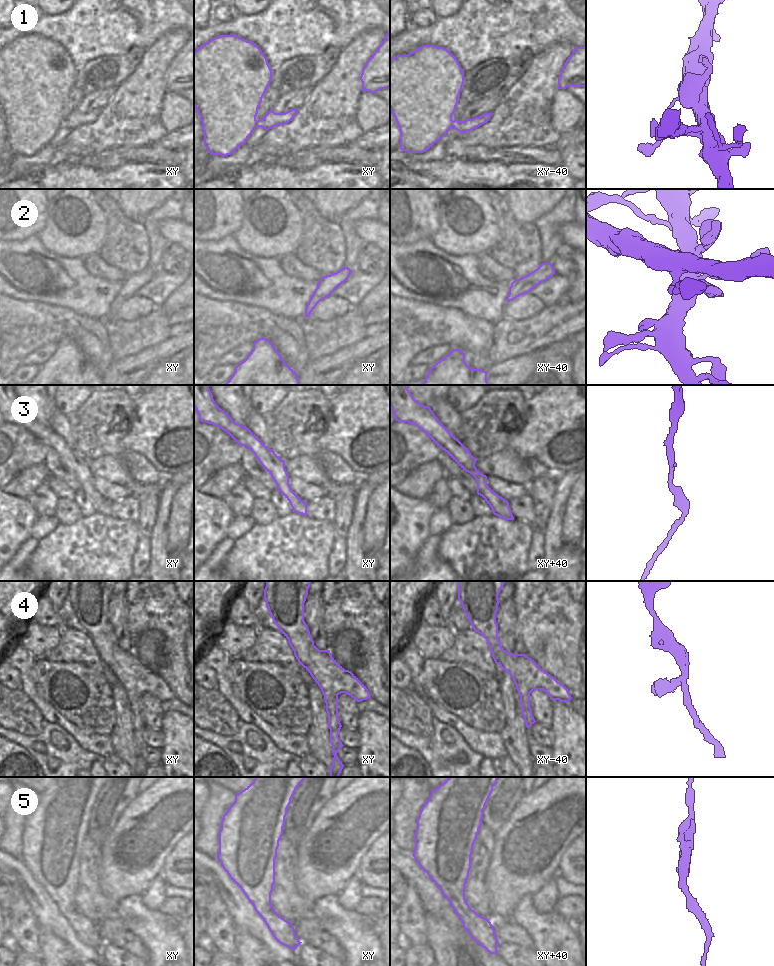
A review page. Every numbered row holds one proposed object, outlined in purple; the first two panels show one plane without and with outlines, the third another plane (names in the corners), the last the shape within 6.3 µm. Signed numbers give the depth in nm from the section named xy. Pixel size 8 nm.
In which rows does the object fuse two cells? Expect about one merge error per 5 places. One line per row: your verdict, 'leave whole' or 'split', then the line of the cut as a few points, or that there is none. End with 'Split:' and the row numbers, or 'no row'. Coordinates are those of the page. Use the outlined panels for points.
1: leave whole | no cut
2: leave whole | no cut
3: leave whole | no cut
4: leave whole | no cut
5: leave whole | no cut
Split: no row

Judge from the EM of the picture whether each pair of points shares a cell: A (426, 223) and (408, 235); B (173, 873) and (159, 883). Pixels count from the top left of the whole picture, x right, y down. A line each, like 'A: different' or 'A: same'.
A: same
B: different

